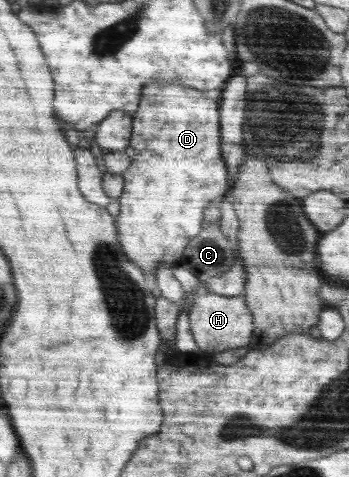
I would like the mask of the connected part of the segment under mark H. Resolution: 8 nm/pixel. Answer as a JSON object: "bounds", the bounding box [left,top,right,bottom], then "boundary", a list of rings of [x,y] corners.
{"bounds":[189,292,255,357],"boundary":[[[205,292],[199,295],[191,309],[189,319],[192,335],[196,344],[199,345],[201,353],[205,357],[211,357],[216,353],[229,351],[238,348],[245,348],[251,339],[251,331],[254,330],[255,320],[247,301],[241,296],[223,296],[213,292]]]}

